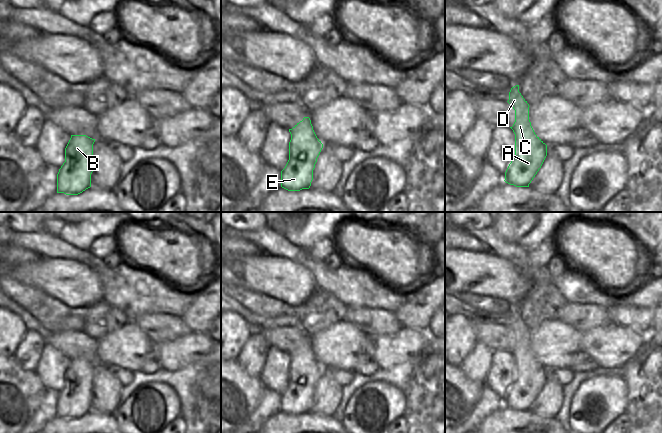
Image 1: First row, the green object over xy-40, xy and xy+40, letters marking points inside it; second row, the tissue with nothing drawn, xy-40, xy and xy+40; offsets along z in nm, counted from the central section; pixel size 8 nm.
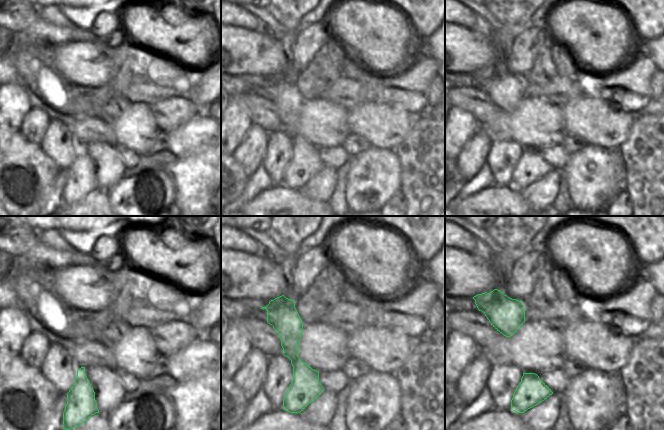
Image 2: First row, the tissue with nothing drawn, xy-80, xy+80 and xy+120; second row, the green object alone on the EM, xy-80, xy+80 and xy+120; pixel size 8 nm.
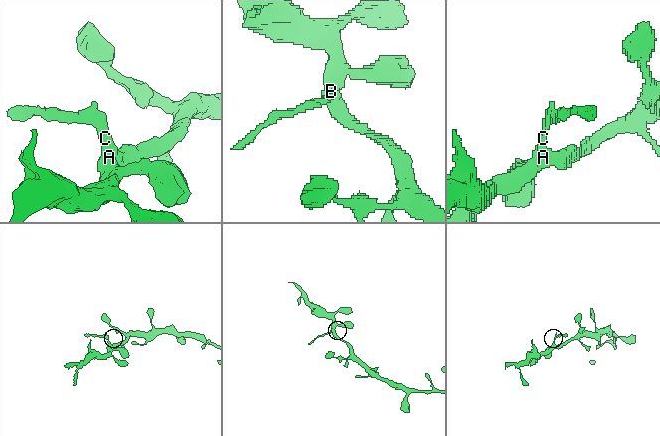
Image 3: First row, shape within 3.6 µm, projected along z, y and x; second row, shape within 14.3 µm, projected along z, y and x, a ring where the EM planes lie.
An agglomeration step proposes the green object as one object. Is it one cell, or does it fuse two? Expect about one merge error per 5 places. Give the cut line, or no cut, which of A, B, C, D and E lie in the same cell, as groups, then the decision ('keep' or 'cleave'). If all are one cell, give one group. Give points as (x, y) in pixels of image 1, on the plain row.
no cut | A B C D E | keep

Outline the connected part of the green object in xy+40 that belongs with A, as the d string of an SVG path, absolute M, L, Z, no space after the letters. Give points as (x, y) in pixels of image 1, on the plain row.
M519 309L511 312L507 326L515 334L515 346L510 351L515 358L515 380L505 396L504 405L516 411L529 411L547 380L547 369L531 350L530 330L519 316Z

